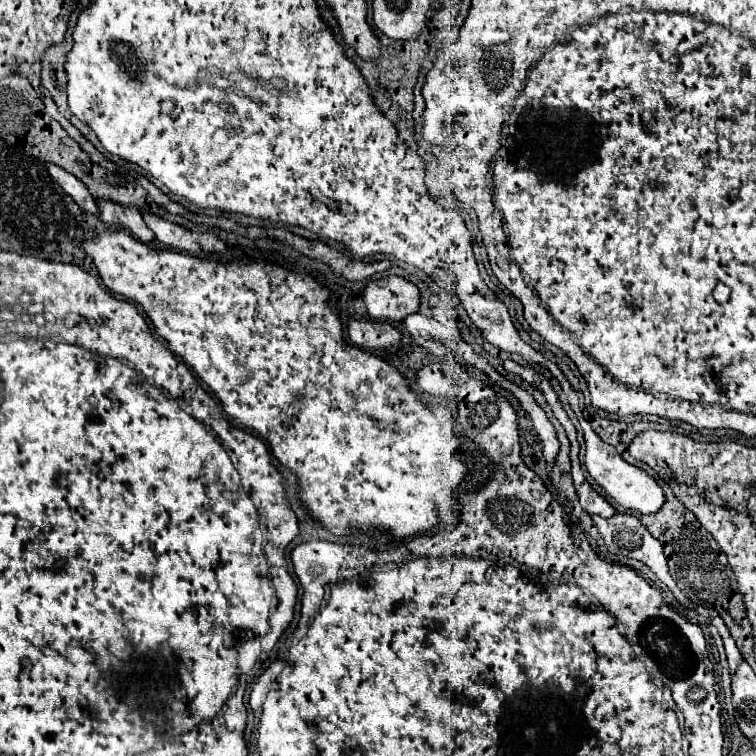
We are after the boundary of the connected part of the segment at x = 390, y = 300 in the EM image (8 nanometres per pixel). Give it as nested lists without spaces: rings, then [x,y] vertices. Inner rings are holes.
[[[383,277],[365,289],[365,305],[373,321],[403,321],[419,309],[419,287],[405,277]]]

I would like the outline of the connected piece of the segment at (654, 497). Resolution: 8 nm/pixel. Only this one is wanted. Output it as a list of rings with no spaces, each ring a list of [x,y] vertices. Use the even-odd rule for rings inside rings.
[[[581,425],[583,427],[583,437],[585,437],[585,445],[587,445],[587,453],[585,453],[585,467],[587,473],[595,479],[595,483],[625,511],[639,511],[643,515],[647,513],[655,513],[663,507],[665,503],[665,493],[659,487],[659,483],[643,469],[627,463],[611,445],[607,445],[605,441],[599,439],[599,435],[589,427],[589,425]]]

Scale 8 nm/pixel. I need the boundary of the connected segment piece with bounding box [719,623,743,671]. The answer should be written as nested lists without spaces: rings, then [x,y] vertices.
[[[723,623],[719,625],[719,635],[723,637],[723,643],[725,643],[725,651],[727,651],[729,669],[731,669],[731,671],[735,671],[735,669],[737,669],[737,665],[739,665],[739,661],[741,661],[743,657],[741,657],[739,649],[737,649],[737,645],[735,645],[735,641],[733,641],[733,637],[731,637],[731,633],[729,633],[729,629],[727,629]]]

